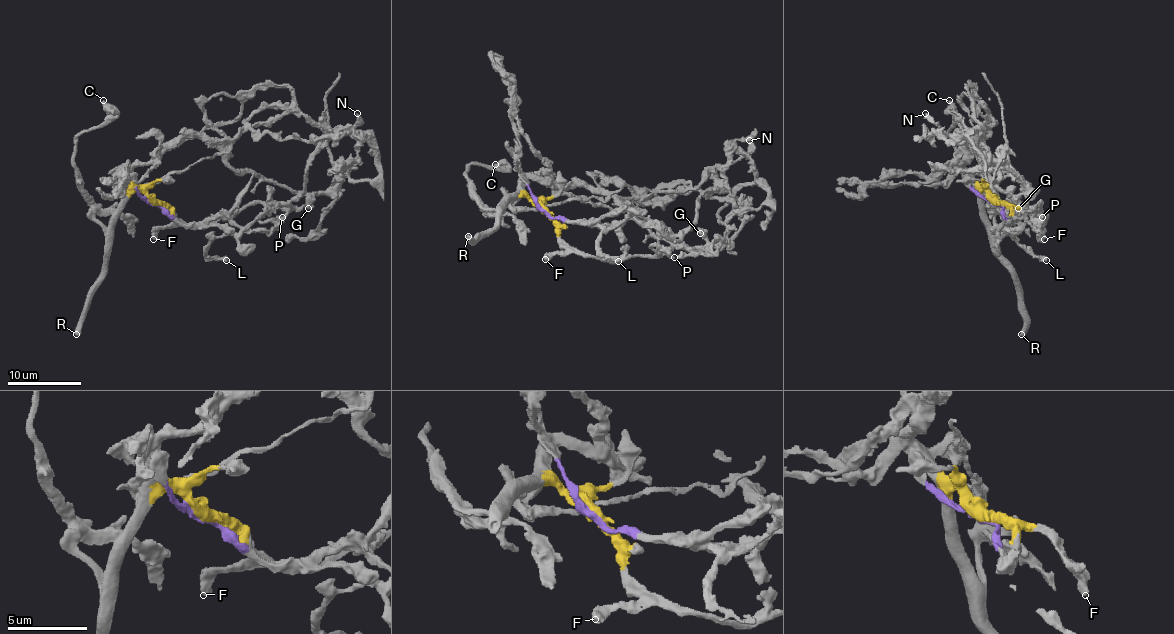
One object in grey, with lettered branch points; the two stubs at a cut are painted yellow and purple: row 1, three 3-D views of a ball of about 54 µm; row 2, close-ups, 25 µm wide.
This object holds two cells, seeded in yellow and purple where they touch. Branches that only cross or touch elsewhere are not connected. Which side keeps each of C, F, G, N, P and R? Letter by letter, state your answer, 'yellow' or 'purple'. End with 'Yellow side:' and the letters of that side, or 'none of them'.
C: yellow
F: yellow
G: yellow
N: yellow
P: yellow
R: yellow
Yellow side: C, F, G, N, P, R

